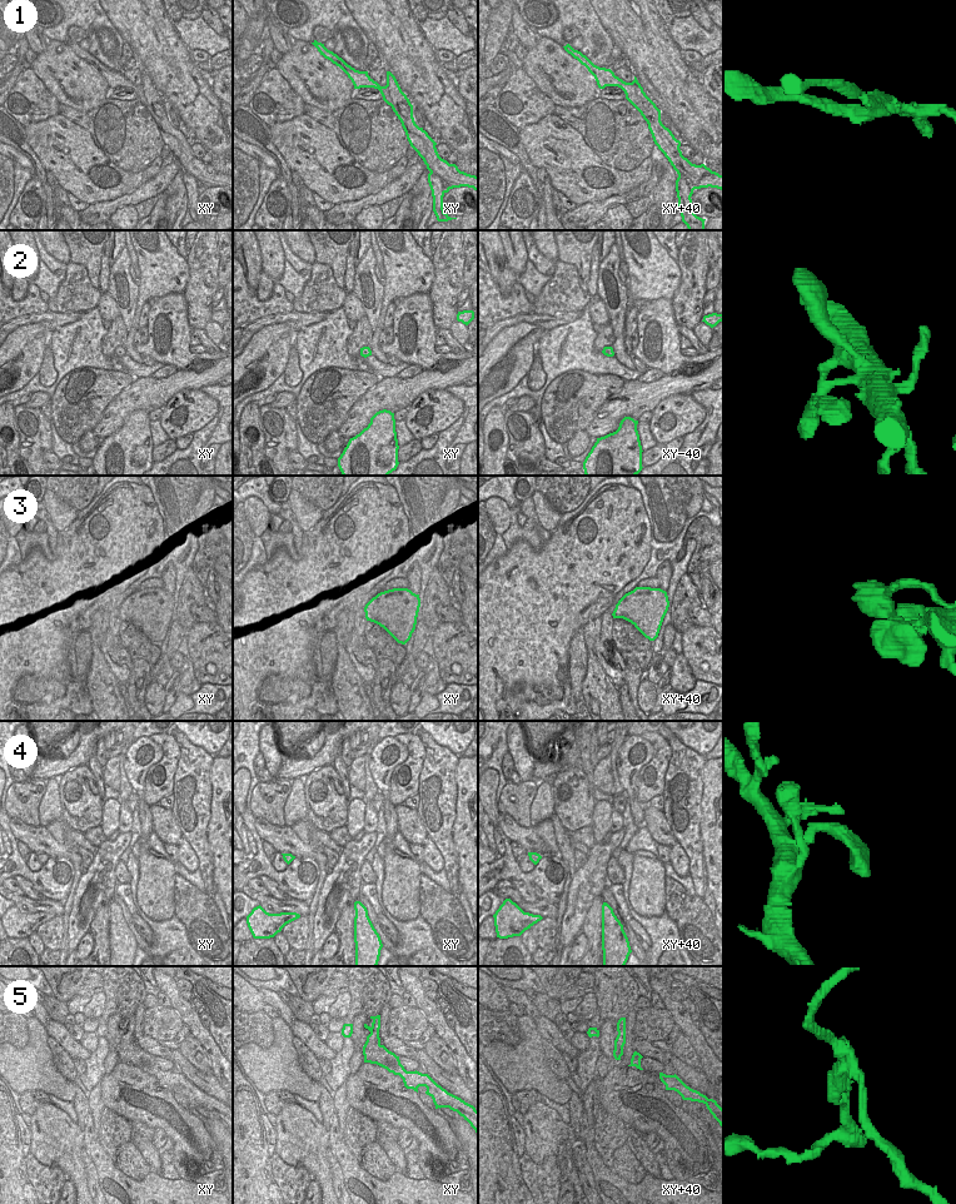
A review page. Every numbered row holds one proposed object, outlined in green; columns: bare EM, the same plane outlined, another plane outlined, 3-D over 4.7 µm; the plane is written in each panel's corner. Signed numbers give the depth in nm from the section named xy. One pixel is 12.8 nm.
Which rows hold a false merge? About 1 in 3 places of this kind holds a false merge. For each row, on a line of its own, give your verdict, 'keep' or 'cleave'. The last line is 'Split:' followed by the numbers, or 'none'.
1: cleave
2: keep
3: keep
4: keep
5: cleave
Split: 1, 5

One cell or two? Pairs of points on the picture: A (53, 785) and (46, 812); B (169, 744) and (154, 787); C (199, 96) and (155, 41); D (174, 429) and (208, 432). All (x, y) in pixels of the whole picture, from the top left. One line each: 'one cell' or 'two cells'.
A: one cell
B: one cell
C: one cell
D: two cells

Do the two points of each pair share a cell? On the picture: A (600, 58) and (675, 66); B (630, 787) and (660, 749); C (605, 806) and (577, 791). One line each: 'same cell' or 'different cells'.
A: different cells
B: different cells
C: different cells

